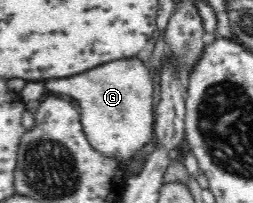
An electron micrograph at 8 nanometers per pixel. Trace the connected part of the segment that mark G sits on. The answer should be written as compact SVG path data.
M135 56L105 62L103 66L67 78L49 79L44 84L48 92L62 93L76 101L79 122L92 149L117 161L123 167L125 179L139 174L130 170L130 163L134 163L140 151L155 139L154 95L147 64Z

